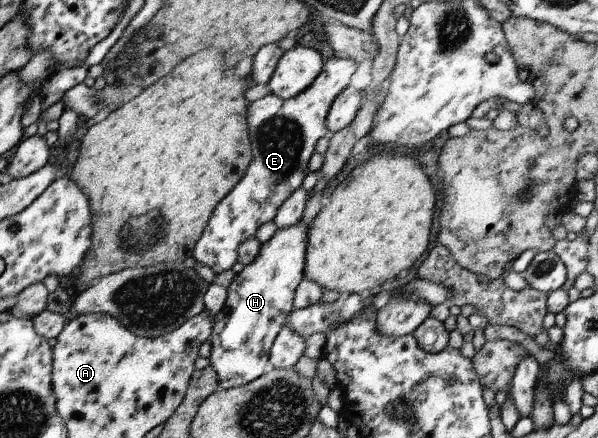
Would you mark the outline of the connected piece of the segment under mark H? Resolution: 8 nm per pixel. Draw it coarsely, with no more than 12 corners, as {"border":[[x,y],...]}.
{"border":[[302,220],[227,288],[210,365],[220,391],[270,368],[305,278]]}

